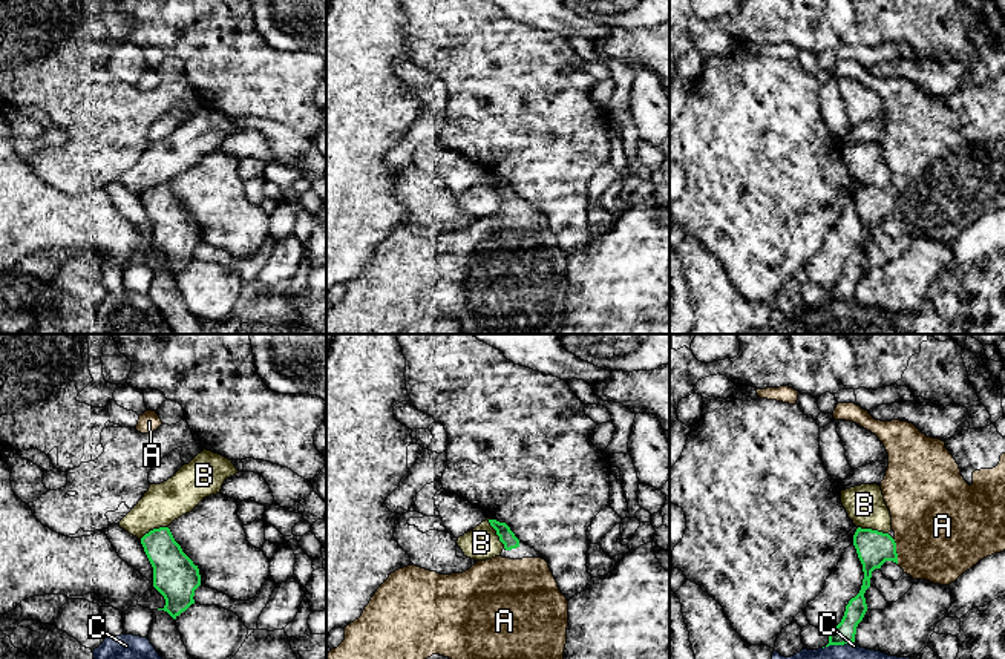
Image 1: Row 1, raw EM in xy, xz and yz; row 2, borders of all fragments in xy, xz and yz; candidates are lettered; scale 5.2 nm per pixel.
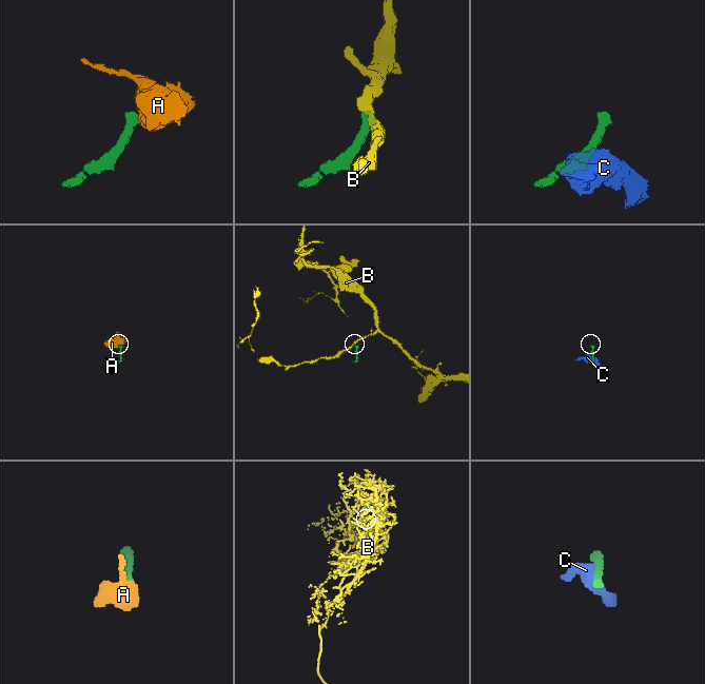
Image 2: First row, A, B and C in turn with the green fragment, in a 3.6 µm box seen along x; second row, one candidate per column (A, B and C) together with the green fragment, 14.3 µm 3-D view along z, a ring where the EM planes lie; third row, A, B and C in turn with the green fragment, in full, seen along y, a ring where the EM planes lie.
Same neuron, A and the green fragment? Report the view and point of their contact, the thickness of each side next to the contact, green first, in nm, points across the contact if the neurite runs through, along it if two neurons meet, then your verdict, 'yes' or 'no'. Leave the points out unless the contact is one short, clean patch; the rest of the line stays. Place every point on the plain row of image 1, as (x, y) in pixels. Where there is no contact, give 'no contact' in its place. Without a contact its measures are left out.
meets green in yz at (895, 209); 180 nm thick on the green side, 460 nm on the other; runs through yz (874, 204), (895, 209), (919, 206), (939, 192); yes

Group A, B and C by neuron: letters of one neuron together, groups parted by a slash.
A / B / C

